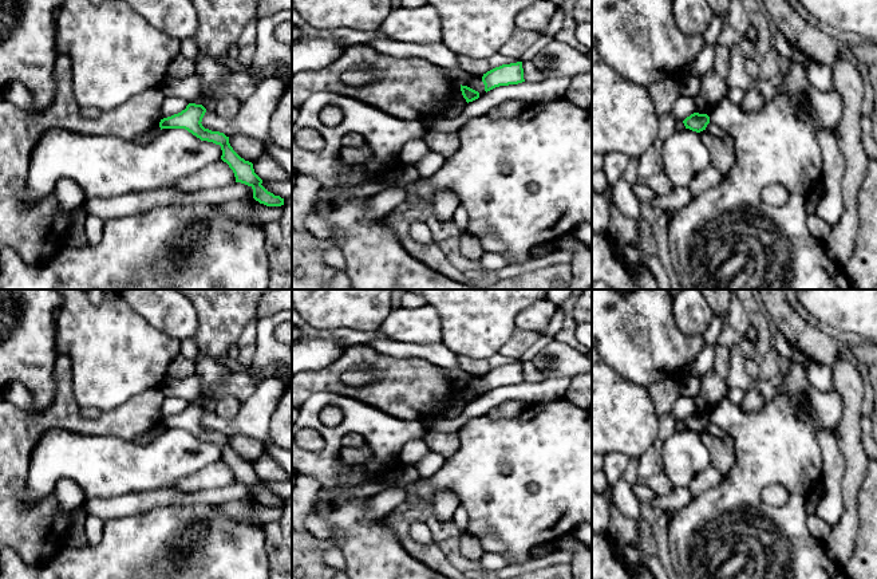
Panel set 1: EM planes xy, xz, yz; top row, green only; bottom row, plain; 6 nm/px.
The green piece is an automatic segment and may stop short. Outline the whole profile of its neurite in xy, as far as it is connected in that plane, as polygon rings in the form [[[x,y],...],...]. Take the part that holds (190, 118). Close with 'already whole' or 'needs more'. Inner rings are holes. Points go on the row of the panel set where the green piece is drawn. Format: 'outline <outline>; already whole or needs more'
outline [[[189,103],[185,110],[159,122],[162,129],[185,129],[201,141],[213,142],[221,146],[221,159],[233,170],[236,182],[245,184],[253,189],[253,198],[266,206],[281,206],[284,198],[268,192],[261,184],[262,180],[254,173],[253,164],[241,158],[230,146],[229,137],[220,131],[212,131],[202,126],[206,109],[202,105]]]; already whole

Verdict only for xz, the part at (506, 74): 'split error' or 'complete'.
complete

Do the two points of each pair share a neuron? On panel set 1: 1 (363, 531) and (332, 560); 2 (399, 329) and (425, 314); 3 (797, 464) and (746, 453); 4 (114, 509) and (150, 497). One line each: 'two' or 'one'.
1: two
2: one
3: one
4: one

